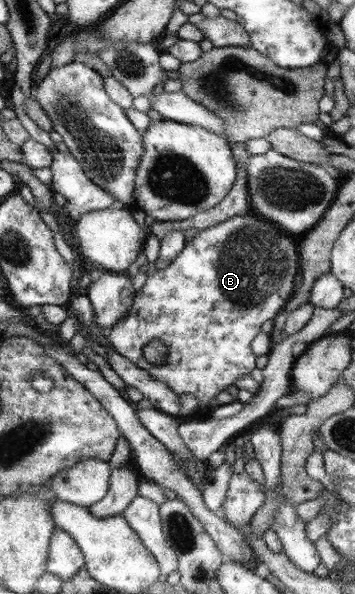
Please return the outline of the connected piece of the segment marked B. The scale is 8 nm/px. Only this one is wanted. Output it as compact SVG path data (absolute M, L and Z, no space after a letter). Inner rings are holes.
M233 216L220 224L200 230L197 235L192 238L192 241L189 241L185 245L182 252L175 258L172 264L169 264L162 270L157 270L154 275L149 276L144 287L136 294L135 302L131 306L130 312L123 320L119 321L119 324L115 325L115 328L112 328L107 333L106 337L118 354L125 356L128 360L131 360L134 364L146 370L150 376L164 382L164 384L166 384L170 390L174 390L179 397L182 394L194 396L194 400L198 400L196 404L198 404L198 412L200 413L204 409L210 409L208 402L210 402L214 396L218 396L218 392L222 392L226 386L234 385L236 380L241 376L250 375L250 372L256 368L256 356L254 356L252 350L250 350L250 342L260 334L260 328L262 328L264 322L274 319L278 312L281 312L282 308L285 308L288 298L295 292L294 276L296 276L296 272L298 272L298 250L296 250L294 240L288 236L286 231L262 217ZM152 338L158 338L158 340L164 342L166 348L168 348L168 357L166 357L166 363L164 363L164 365L148 363L144 358L142 348L148 344Z

